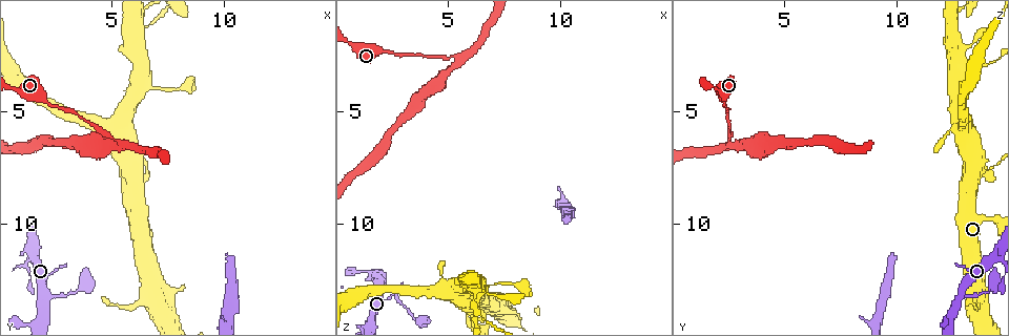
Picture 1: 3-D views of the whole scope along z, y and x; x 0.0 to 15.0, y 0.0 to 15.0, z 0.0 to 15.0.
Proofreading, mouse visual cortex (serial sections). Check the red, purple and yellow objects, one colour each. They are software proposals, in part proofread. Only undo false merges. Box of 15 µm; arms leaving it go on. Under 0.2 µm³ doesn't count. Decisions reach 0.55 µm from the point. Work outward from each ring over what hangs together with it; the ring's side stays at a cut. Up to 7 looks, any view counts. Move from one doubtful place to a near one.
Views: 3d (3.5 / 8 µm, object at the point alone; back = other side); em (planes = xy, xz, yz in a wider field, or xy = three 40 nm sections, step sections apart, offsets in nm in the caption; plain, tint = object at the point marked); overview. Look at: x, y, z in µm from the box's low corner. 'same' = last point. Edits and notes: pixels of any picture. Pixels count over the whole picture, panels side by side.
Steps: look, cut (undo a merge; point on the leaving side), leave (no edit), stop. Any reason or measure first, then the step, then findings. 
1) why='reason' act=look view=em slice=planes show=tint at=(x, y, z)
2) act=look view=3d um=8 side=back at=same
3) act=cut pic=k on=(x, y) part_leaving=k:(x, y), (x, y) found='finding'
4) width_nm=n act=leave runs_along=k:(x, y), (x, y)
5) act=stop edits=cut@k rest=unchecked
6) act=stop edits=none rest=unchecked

why='calibre changes' act=look view=3d um=3.5 at=(1.9, 14.4, 12.4)

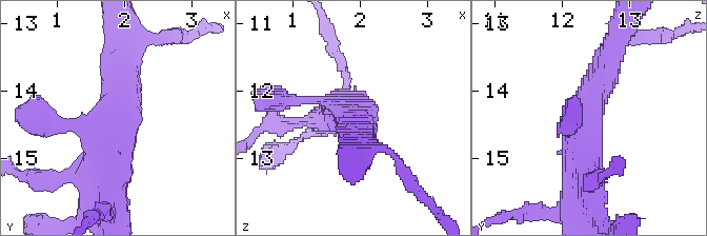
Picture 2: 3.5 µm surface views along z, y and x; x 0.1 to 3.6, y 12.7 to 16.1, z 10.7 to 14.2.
act=look view=em slice=xy step=3 show=plain at=(1.85, 14.40, 12.40)

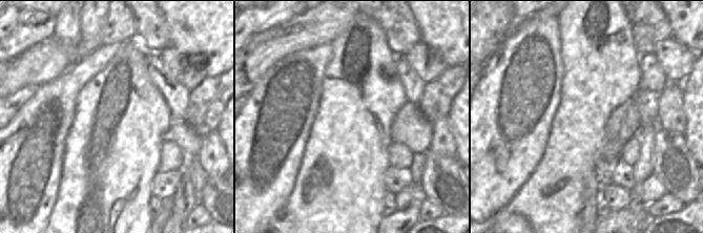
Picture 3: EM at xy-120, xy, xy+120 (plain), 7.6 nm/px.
act=look view=em slice=xy step=3 show=tint at=same

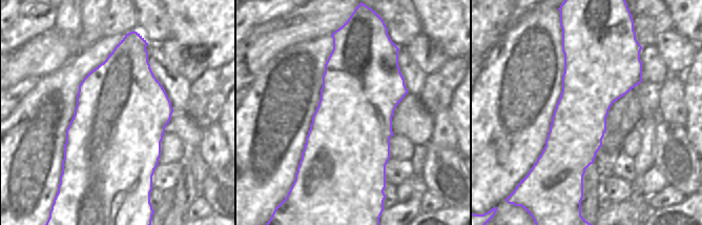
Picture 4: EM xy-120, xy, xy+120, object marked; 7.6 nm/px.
width_nm=600 act=leave runs_along=2:(120, 52), (114, 116), (49, 122) found='all the same cell'

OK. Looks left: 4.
act=look view=3d um=3.5 at=(5.4, 6.5, 2.5)

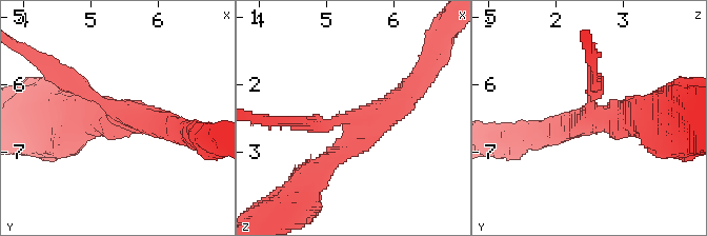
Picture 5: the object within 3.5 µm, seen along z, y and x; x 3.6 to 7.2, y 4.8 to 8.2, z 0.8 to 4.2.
arms=3 arm_widths_nm=200,350,400 act=look view=em slice=xy step=5 show=tint at=(5.40, 6.45, 2.60)

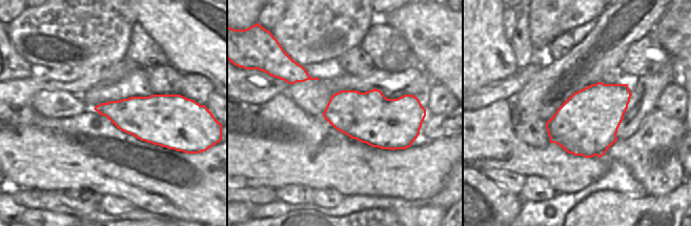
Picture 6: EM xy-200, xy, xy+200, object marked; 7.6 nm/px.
act=leave runs_along=5:(594, 76), (597, 115), (648, 112) found='continuous, no second cell'

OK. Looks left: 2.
why='thick turns thin' act=look view=3d um=3.5 at=(6.1, 2.2, 13.1)

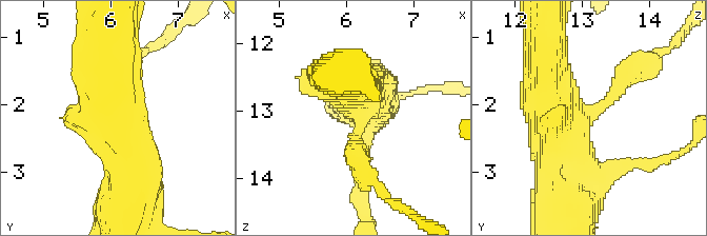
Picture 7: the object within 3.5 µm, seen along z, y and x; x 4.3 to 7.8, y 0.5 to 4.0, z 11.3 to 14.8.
act=look view=em slice=xy step=2 show=tint at=(6.20, 2.15, 13.05)

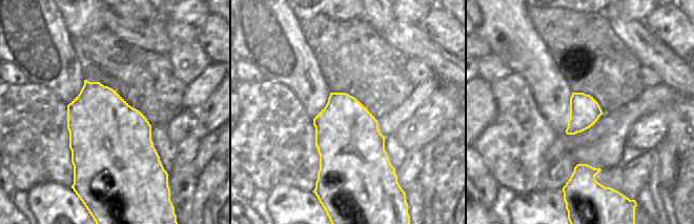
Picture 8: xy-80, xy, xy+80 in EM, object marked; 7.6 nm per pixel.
act=leave found='all the same cell'

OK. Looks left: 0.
act=stop edits=none rest=unchecked

